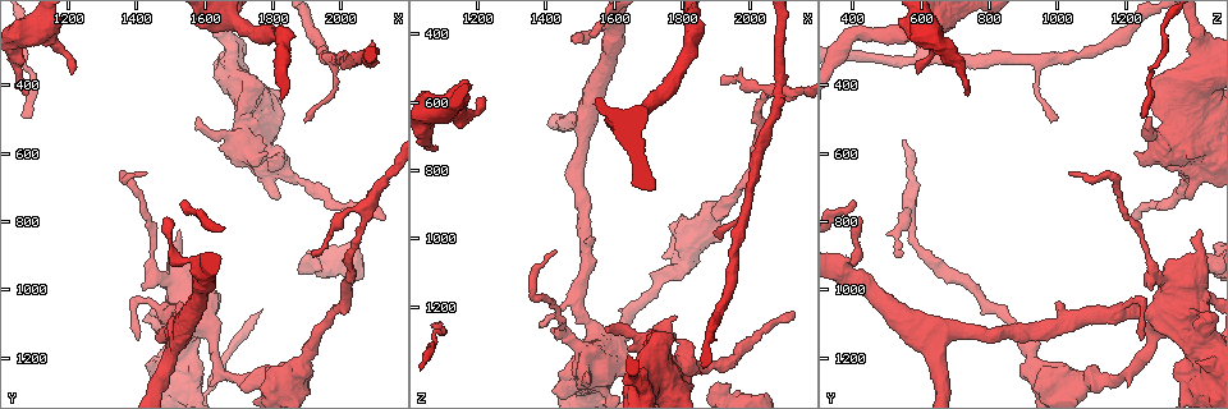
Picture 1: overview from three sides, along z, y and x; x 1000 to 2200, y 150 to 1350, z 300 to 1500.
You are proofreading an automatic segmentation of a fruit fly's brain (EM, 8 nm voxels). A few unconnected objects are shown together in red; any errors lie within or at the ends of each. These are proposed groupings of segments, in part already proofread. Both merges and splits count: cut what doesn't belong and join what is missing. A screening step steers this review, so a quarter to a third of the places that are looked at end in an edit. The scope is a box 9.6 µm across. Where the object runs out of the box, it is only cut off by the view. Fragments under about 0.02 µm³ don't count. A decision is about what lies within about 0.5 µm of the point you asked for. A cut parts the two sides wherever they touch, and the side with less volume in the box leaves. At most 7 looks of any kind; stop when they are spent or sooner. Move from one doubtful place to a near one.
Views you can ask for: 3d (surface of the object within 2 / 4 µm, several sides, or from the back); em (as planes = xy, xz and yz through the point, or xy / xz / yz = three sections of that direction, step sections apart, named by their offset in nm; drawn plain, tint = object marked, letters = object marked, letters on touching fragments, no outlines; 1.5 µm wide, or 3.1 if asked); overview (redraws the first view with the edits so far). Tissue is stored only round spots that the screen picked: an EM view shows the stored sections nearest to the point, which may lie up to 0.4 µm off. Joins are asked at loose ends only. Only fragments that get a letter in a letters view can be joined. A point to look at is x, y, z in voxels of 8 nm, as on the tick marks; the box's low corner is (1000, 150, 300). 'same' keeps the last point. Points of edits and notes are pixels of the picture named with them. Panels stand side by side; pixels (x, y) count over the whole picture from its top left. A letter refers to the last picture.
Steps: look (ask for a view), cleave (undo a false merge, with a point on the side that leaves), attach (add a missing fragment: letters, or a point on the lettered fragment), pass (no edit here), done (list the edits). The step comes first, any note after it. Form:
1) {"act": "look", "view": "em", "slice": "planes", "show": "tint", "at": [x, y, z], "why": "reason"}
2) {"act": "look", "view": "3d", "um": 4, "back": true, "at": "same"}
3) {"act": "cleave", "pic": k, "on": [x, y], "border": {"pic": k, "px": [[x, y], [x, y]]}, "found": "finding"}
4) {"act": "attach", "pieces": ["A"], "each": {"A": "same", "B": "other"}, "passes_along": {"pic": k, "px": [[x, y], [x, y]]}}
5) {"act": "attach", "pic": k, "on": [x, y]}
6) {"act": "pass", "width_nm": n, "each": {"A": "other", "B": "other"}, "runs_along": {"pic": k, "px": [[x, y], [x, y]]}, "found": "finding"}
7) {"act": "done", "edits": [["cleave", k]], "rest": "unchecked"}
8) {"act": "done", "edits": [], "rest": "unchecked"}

{"act": "look", "view": "em", "slice": "planes", "show": "plain", "at": [1780, 590, 1230], "why": "an open end"}

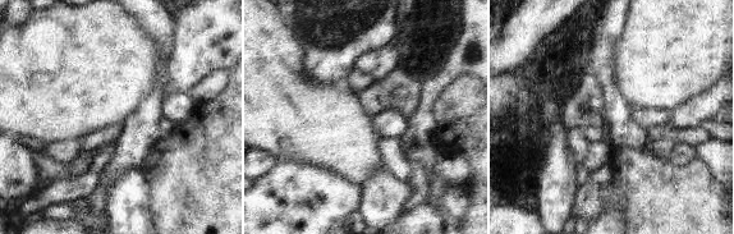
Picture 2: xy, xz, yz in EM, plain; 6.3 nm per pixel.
{"act": "look", "view": "em", "slice": "planes", "show": "letters", "at": "same", "why": "see the neighbours"}

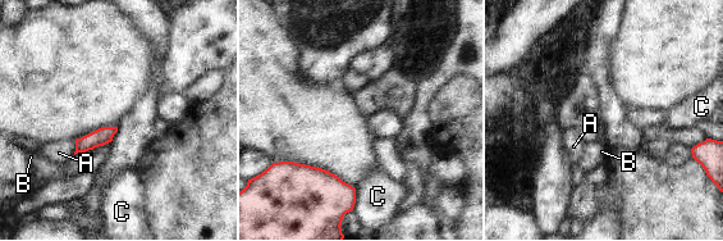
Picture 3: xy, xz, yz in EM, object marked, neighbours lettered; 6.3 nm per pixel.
{"act": "pass", "longest_contact_nm": ["C", 120], "each": {"A": "other", "B": "other", "C": "other"}, "border": {"pic": 3, "px": [[76, 140], [73, 154]]}, "found": "no lettered fragment goes on from it"}

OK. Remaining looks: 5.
{"act": "look", "view": "3d", "um": 4, "back": true, "at": [1470, 1100, 1430], "why": "calibre changes"}

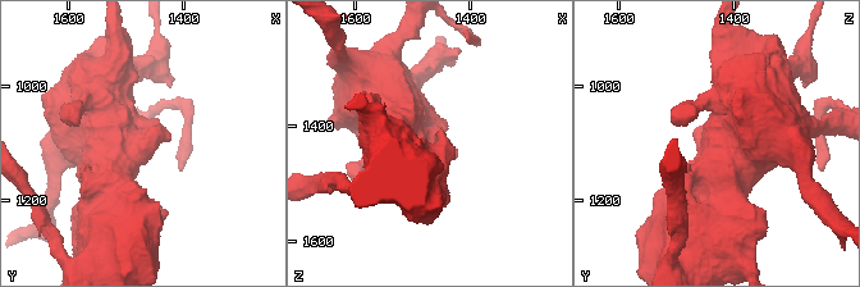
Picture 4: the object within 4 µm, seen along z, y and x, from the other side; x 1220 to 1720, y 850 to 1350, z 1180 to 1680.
{"act": "look", "view": "em", "slice": "planes", "show": "letters", "at": [1465, 1100, 1430]}

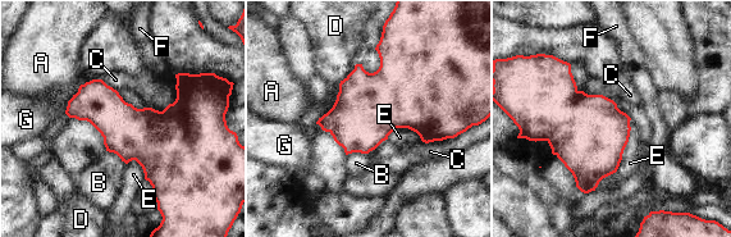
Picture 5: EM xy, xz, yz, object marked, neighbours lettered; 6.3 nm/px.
{"act": "pass", "width_nm": 320, "each": {"A": "other", "B": "other", "C": "other", "D": "other", "E": "other", "F": "other", "G": "other"}, "border": {"pic": 5, "px": [[631, 119], [618, 168], [594, 188]]}, "found": "continuous, no second cell"}

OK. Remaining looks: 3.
{"act": "look", "view": "em", "slice": "planes", "show": "letters", "at": [1210, 370, 590], "why": "an open end"}

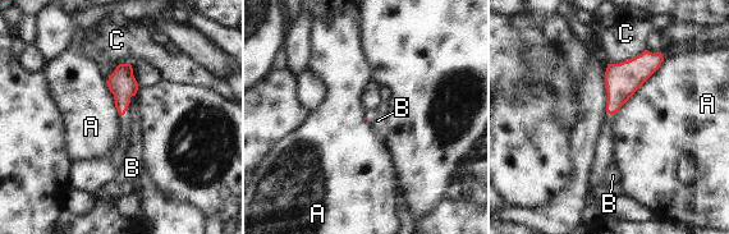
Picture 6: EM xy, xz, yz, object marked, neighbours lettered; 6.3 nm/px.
{"act": "pass", "each": {"A": "other", "B": "other", "C": "other"}, "border": {"pic": 6, "px": [[664, 59], [660, 67], [617, 111]]}, "found": "no lettered fragment goes on from it"}

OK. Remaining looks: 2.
{"act": "done", "edits": [], "rest": "unchecked"}

